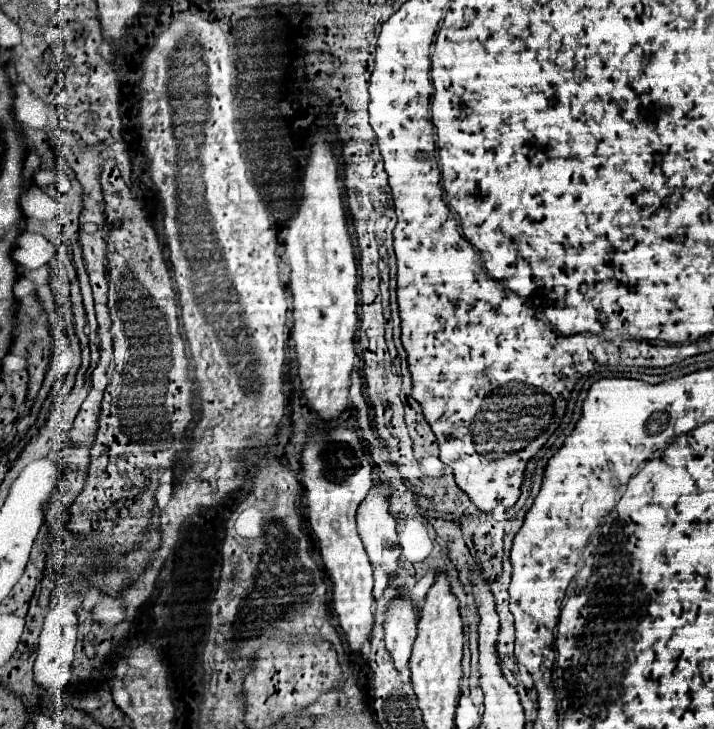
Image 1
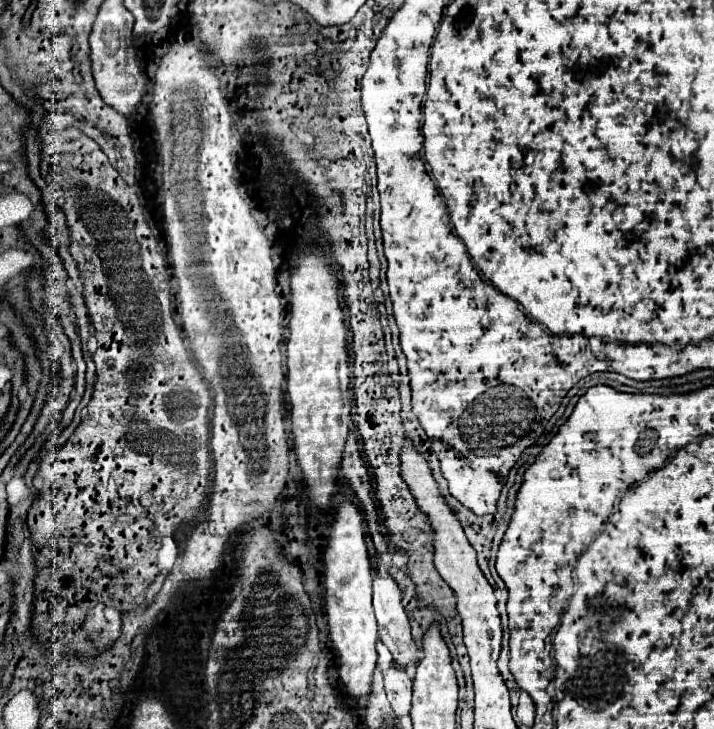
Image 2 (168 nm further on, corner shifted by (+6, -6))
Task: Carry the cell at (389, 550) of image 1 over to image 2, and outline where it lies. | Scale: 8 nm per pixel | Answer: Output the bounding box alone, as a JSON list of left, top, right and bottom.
[372,555,416,665]

